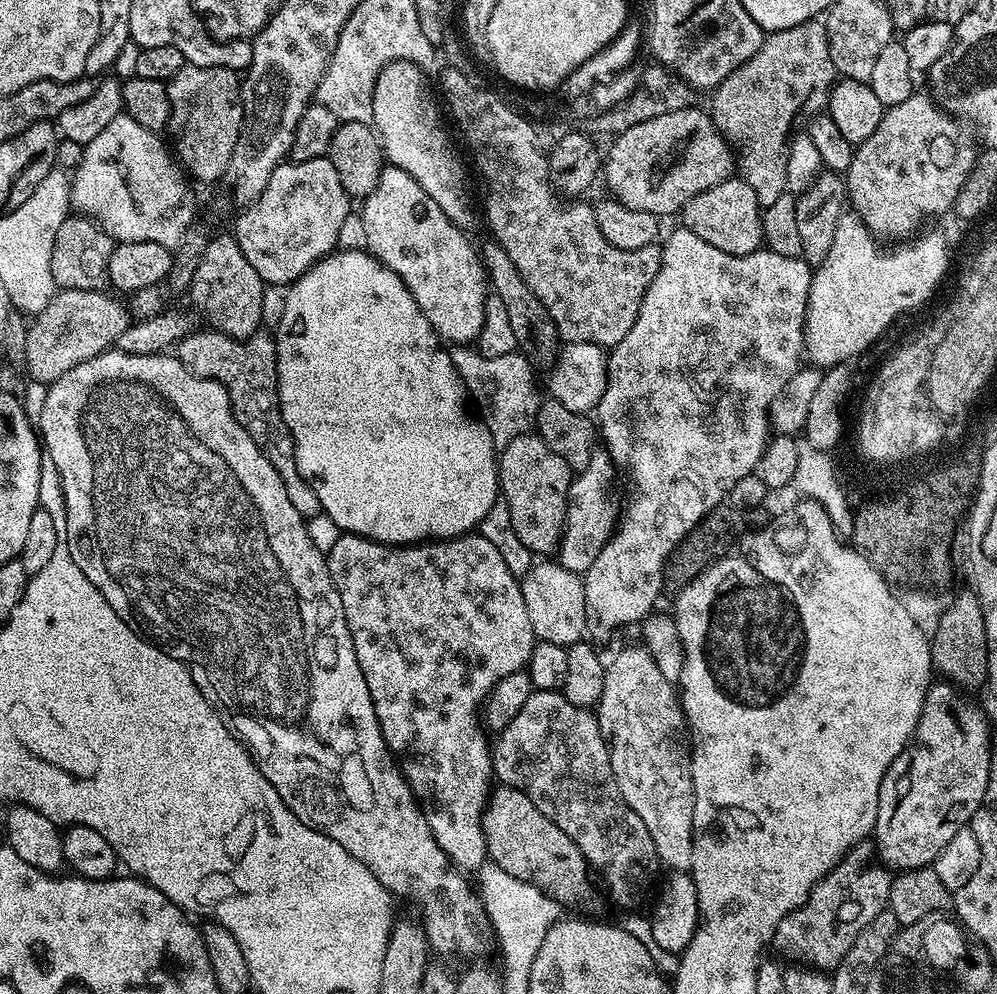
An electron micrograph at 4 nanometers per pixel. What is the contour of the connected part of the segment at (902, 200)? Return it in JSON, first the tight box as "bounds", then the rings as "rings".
{"bounds":[846,94,978,242],"rings":[[[914,94],[906,98],[906,102],[898,102],[898,106],[887,109],[882,122],[878,122],[878,130],[855,145],[846,173],[847,199],[857,208],[853,209],[873,236],[884,242],[907,241],[921,231],[920,223],[927,216],[936,216],[947,208],[949,211],[955,205],[958,190],[962,190],[962,182],[966,182],[978,155],[977,141],[968,137],[969,129],[961,121],[949,118],[927,95],[924,96]]]}

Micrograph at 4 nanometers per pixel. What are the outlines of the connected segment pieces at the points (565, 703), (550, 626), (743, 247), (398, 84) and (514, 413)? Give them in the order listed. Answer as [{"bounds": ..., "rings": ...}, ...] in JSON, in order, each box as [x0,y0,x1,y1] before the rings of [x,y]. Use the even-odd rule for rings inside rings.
[{"bounds":[492,690,662,910],"rings":[[[533,690],[530,698],[526,698],[526,702],[522,705],[522,710],[518,710],[518,714],[514,714],[514,722],[510,722],[510,726],[506,726],[498,733],[497,742],[494,744],[494,755],[492,758],[492,771],[495,779],[501,785],[509,788],[517,788],[522,790],[522,794],[526,794],[526,798],[530,798],[530,802],[534,802],[534,806],[538,806],[538,810],[542,810],[542,814],[546,814],[546,818],[550,818],[550,822],[554,822],[558,826],[558,830],[562,830],[569,836],[571,840],[578,846],[578,850],[582,850],[582,854],[588,859],[589,869],[593,873],[596,872],[609,884],[608,896],[620,908],[632,908],[628,910],[636,910],[640,903],[648,896],[648,887],[652,884],[652,879],[656,876],[656,871],[661,871],[662,865],[656,851],[654,850],[654,838],[650,838],[650,830],[646,830],[646,826],[642,823],[642,818],[638,818],[638,814],[634,814],[634,810],[630,810],[630,806],[626,802],[626,798],[622,798],[622,790],[618,790],[618,782],[612,776],[612,763],[610,762],[610,754],[608,753],[608,741],[604,739],[600,723],[594,718],[593,713],[588,710],[581,711],[575,708],[572,703],[566,699],[563,691],[553,690],[551,692],[541,692]]]},{"bounds":[520,560,585,647],"rings":[[[554,560],[537,561],[520,581],[532,632],[539,641],[554,642],[555,645],[568,647],[579,643],[585,637],[585,586],[579,573],[566,570]]]},{"bounds":[680,178,764,256],"rings":[[[729,178],[718,182],[718,186],[710,186],[695,195],[680,211],[681,225],[697,234],[698,238],[710,242],[710,246],[718,246],[718,250],[726,250],[726,254],[745,256],[751,252],[761,251],[764,244],[762,230],[762,209],[754,190],[744,180]]]},{"bounds":[371,60,476,230],"rings":[[[400,60],[386,65],[378,74],[374,86],[371,123],[380,137],[387,163],[393,168],[406,170],[406,174],[410,174],[410,178],[414,178],[414,182],[418,182],[418,186],[422,186],[422,190],[438,202],[442,214],[446,214],[450,222],[468,230],[476,216],[468,209],[468,184],[464,181],[466,160],[448,141],[441,105],[438,100],[436,105],[424,76],[425,69],[410,61]]]},{"bounds":[450,345,542,450],"rings":[[[453,345],[450,354],[459,376],[463,378],[465,391],[480,408],[479,417],[496,448],[499,450],[509,445],[529,427],[542,403],[534,388],[531,359],[519,351],[486,358],[469,345]]]}]

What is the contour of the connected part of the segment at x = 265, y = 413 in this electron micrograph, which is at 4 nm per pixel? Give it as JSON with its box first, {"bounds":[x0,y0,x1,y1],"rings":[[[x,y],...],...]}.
{"bounds":[174,330,321,518],"rings":[[[215,330],[193,331],[192,335],[175,345],[174,355],[177,360],[188,367],[195,376],[204,376],[208,380],[216,380],[228,392],[232,403],[232,412],[236,416],[246,434],[262,450],[262,454],[278,470],[282,482],[286,486],[286,494],[290,494],[290,502],[294,502],[294,510],[305,518],[321,515],[318,494],[310,490],[308,483],[298,474],[298,466],[294,458],[294,438],[282,418],[280,399],[276,393],[276,341],[267,331],[261,330],[247,340],[235,340],[224,332]]]}

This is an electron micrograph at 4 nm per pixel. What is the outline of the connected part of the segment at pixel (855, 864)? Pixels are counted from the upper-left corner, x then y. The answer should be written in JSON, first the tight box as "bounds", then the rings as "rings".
{"bounds":[774,842,893,970],"rings":[[[863,842],[853,845],[853,847],[848,850],[845,856],[842,857],[840,861],[838,861],[834,868],[830,870],[829,873],[826,873],[825,876],[816,883],[816,885],[812,888],[811,896],[808,898],[805,904],[793,912],[786,914],[786,916],[782,918],[780,925],[776,928],[776,935],[774,939],[775,947],[780,947],[786,955],[793,956],[793,958],[791,958],[793,961],[803,962],[811,969],[835,970],[835,968],[840,965],[842,960],[846,958],[846,952],[850,950],[850,946],[854,946],[854,940],[858,938],[858,934],[862,930],[866,930],[866,926],[870,926],[870,922],[874,922],[874,918],[878,918],[878,914],[880,912],[883,912],[885,909],[887,909],[888,895],[892,889],[892,882],[893,877],[890,875],[889,869],[885,868],[884,865],[880,863],[876,855],[876,849],[871,843]]]}

